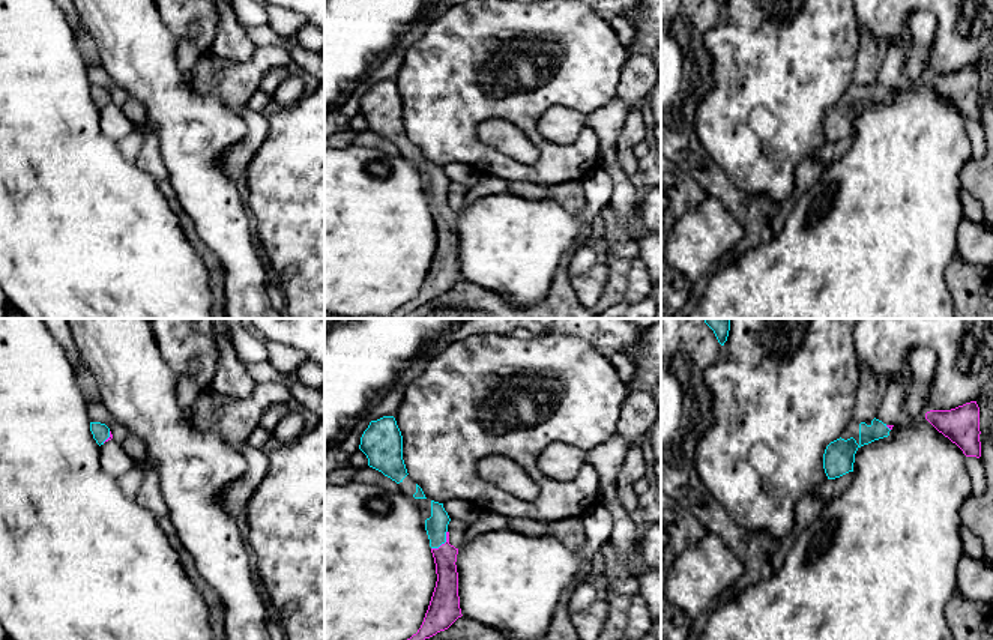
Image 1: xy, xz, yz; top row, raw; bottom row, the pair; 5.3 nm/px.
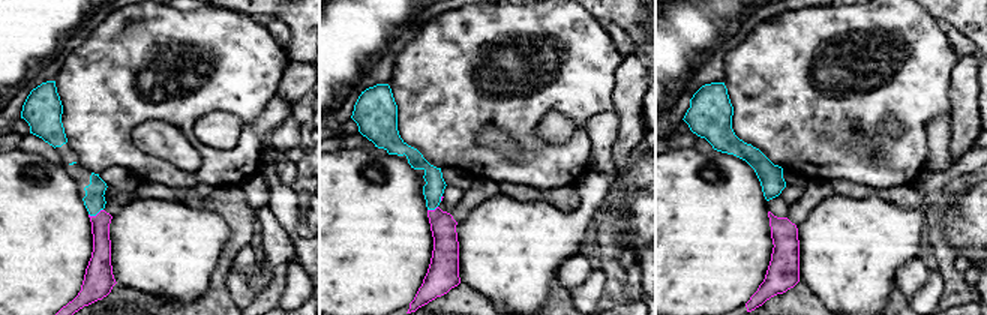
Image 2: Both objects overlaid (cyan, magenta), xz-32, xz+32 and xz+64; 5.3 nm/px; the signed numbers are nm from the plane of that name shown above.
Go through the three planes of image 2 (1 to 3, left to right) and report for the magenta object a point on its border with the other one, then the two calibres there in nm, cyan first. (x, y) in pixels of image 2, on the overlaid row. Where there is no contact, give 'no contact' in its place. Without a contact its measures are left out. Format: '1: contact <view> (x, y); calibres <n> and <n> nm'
1: contact xz-32 (95, 215); calibres 110 and 110 nm
2: contact xz+32 (432, 209); calibres 110 and 140 nm
3: no contact

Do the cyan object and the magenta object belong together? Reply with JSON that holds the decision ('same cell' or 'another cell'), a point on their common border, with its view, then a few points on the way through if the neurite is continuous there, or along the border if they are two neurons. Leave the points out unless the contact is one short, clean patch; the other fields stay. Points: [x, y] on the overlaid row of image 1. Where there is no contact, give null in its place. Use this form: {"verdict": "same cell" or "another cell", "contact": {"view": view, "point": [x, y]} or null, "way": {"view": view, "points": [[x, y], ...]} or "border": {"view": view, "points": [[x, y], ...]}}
{"verdict": "same cell", "contact": {"view": "xz", "point": [443, 543]}, "way": {"view": "xz", "points": [[436, 526], [437, 535], [443, 543], [446, 586]]}}

